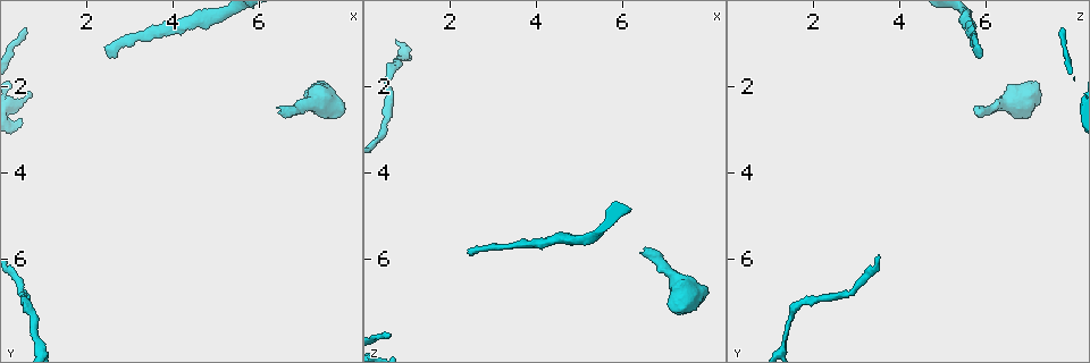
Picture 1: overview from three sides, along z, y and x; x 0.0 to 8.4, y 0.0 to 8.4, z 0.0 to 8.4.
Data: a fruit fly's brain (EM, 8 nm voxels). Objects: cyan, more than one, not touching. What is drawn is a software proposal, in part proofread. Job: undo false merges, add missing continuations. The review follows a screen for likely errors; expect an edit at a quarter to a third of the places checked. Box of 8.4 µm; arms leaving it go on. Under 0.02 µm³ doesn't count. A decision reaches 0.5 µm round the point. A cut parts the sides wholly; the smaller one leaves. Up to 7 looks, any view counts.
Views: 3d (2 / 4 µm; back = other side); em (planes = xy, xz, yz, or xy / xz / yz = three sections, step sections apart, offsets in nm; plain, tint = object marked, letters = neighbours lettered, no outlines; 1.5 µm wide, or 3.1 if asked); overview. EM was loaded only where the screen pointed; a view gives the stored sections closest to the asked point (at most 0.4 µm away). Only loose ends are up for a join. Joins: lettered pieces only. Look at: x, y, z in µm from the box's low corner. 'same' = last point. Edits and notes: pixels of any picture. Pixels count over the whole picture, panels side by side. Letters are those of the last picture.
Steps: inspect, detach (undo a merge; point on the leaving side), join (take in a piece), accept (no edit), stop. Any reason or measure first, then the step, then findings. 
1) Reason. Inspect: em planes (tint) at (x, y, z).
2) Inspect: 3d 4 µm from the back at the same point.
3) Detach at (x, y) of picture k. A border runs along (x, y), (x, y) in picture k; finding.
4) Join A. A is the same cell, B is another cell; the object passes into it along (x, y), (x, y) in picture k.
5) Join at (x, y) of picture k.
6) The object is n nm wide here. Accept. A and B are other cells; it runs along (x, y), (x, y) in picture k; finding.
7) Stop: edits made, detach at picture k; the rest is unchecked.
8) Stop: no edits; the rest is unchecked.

Narrows sharply. Inspect: em planes (letters) at (0.80, 7.80, 1.30).

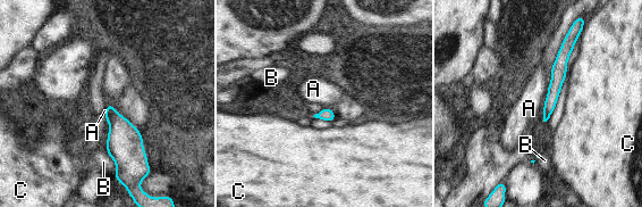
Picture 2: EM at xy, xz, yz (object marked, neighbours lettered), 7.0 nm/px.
Accept. A, B and C are other cells; a border runs along (548, 85), (542, 119) in picture 2; all the same cell.

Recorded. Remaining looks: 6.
Free end. Inspect: 3d 2 µm at (2.50, 1.30, 5.90).

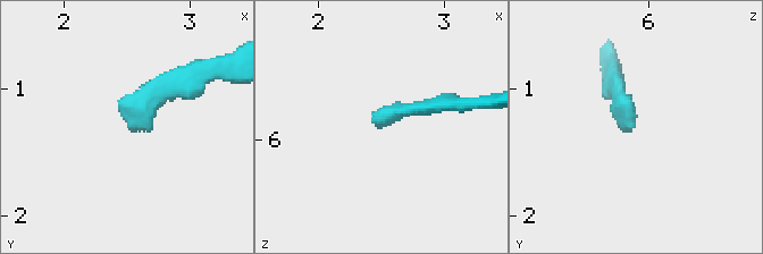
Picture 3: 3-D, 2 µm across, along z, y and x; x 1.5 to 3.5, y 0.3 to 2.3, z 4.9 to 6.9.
Inspect: em xz step 4 (tint) at (2.54, 1.32, 5.90).

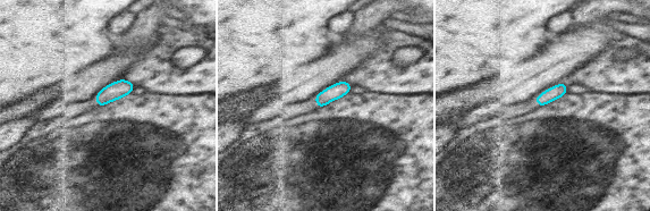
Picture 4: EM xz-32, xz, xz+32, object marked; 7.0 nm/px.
Another direction. Inspect: em planes (letters) at the same point.

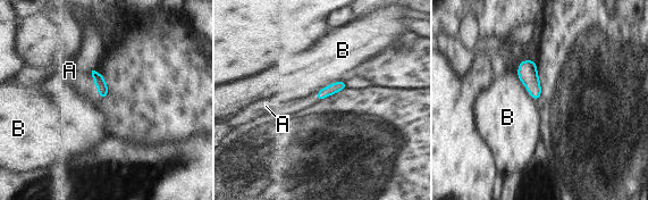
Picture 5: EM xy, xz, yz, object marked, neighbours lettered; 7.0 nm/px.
Join A. A is the same cell, B is another cell; it goes on there.

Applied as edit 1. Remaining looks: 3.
Free end. Inspect: 3d 2 µm at (6.45, 2.65, 5.70).

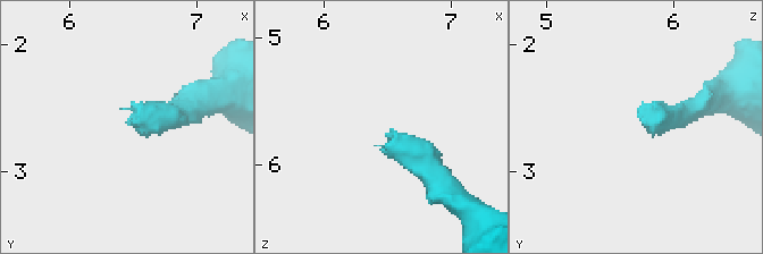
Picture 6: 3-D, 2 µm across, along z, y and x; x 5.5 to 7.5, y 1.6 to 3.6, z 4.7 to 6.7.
Now the EM. Inspect: em planes (tint) at (6.48, 2.62, 5.74).

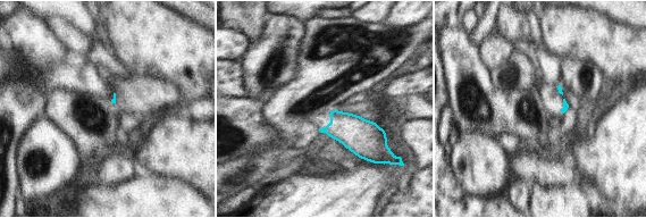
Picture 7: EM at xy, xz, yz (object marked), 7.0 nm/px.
Inspect: em planes (letters) at the same point.

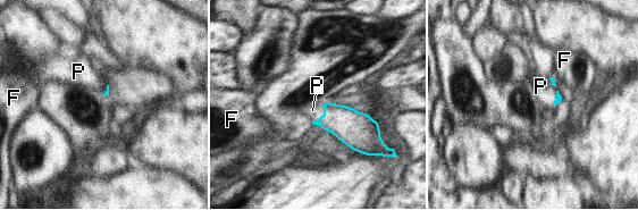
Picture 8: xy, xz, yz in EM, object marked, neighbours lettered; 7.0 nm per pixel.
Join P. P is the same cell, F is another cell; the object passes into it along (353, 128), (320, 117), (312, 110) in picture 8; it goes on there.

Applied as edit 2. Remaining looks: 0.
Stop: edits made, join at picture 5, join at picture 8; the rest is unchecked.

